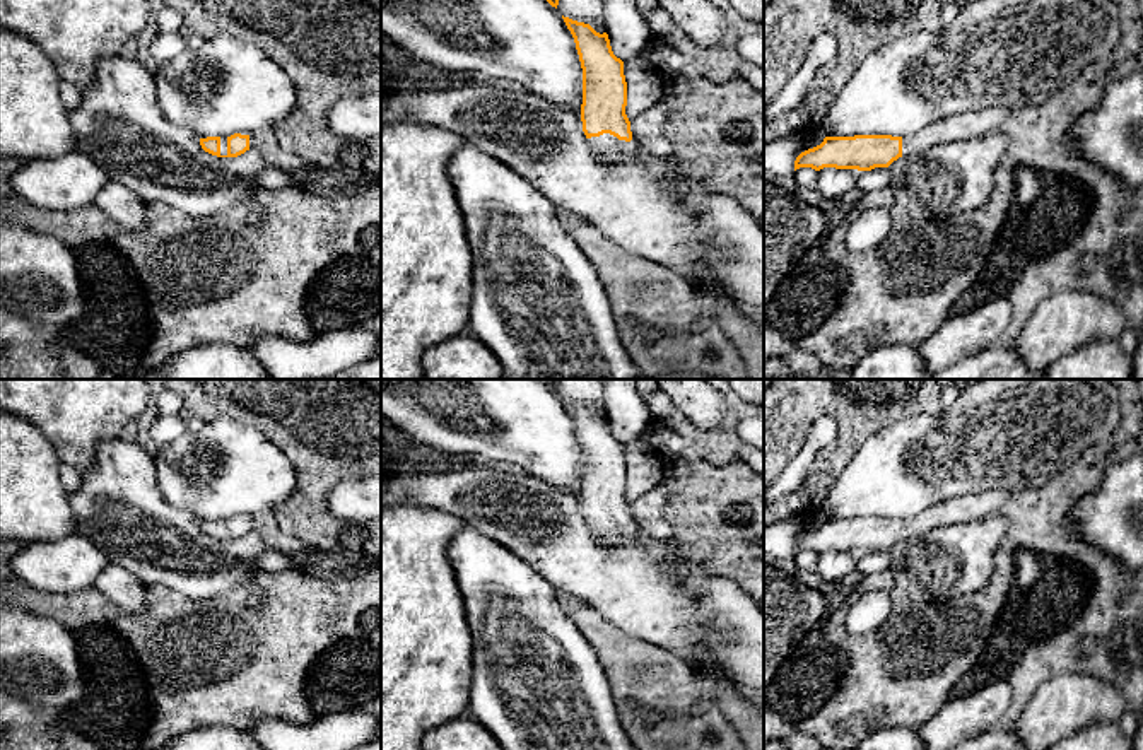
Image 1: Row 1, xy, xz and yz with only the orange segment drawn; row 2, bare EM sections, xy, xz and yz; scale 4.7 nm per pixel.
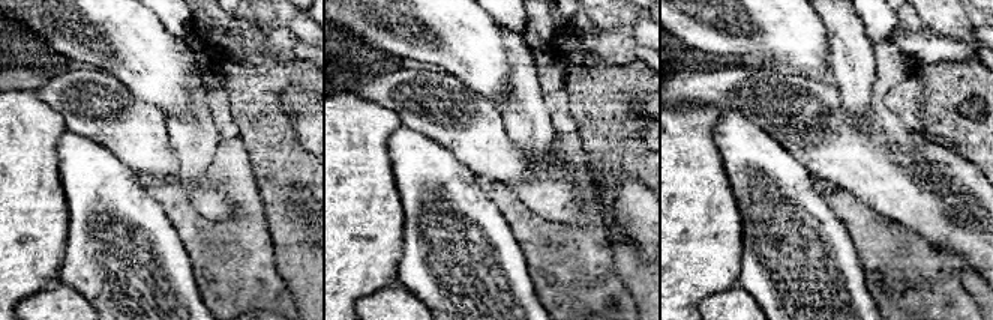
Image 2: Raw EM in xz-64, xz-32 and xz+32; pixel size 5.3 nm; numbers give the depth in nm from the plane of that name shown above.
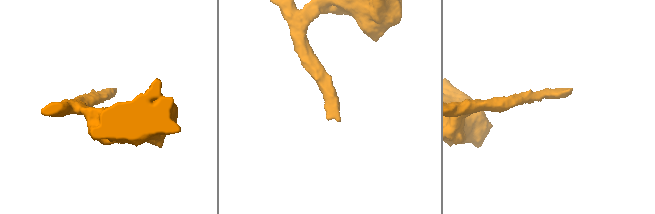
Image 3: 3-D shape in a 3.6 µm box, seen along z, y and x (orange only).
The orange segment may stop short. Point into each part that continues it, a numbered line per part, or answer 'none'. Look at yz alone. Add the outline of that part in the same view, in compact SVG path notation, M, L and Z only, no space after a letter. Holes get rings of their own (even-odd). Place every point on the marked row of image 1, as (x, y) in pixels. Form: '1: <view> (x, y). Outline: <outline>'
1: yz (967, 125). Outline: M986 108L981 111L952 114L928 125L912 137L902 137L902 157L924 154L938 144L986 137L999 130L1001 123L1013 113L1015 111L1006 108Z

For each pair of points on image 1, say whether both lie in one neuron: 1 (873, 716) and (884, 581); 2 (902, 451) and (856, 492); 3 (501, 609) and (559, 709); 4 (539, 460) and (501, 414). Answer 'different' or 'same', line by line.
1: same
2: same
3: same
4: same

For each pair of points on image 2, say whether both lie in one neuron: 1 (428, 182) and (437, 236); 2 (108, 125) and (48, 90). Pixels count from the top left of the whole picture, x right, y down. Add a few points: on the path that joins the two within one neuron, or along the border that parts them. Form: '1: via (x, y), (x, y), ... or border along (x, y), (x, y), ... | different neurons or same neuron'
1: via (431, 196), (437, 223) | same neuron
2: via (99, 108), (83, 95), (65, 93) | same neuron

